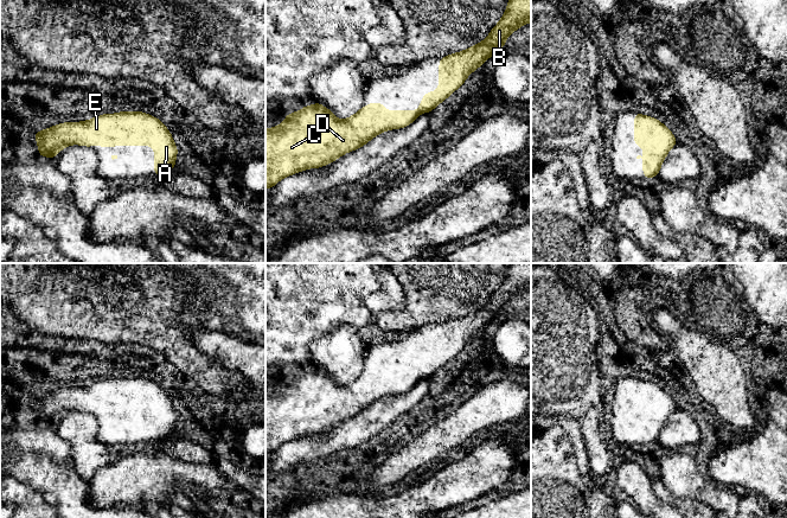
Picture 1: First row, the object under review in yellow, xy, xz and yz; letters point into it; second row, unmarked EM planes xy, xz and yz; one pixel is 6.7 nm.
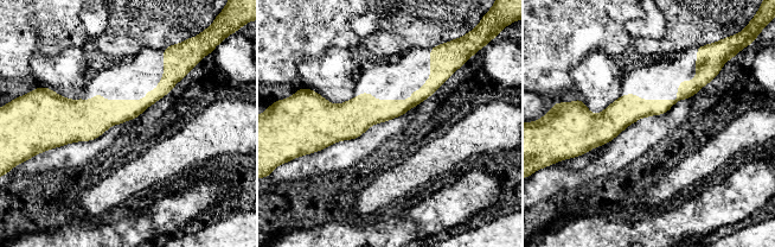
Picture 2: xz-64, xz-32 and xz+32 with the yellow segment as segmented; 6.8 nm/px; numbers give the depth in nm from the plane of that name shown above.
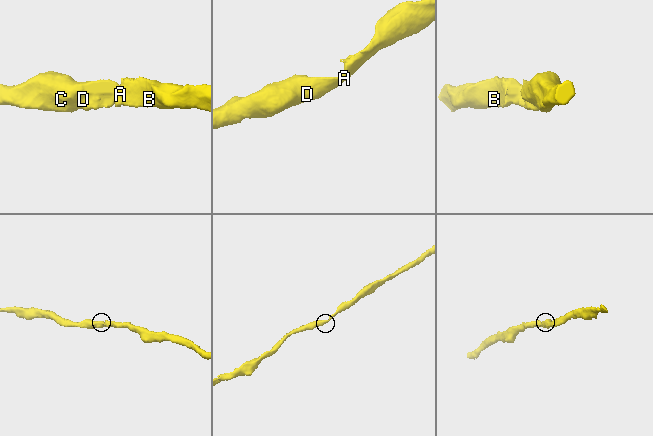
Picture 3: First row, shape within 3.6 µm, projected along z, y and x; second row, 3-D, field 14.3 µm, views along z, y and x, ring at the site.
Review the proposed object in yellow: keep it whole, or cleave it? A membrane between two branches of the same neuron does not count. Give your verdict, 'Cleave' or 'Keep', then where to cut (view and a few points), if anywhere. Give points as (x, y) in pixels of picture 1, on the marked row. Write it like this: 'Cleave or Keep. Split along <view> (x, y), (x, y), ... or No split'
Keep. No split

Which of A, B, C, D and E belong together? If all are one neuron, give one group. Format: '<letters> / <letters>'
A B C D E

